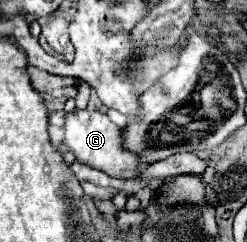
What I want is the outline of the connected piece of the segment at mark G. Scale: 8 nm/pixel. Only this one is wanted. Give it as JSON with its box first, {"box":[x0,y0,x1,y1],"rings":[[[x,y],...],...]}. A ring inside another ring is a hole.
{"box":[64,111,144,179],"rings":[[[80,111],[68,113],[64,123],[64,145],[76,155],[76,161],[102,169],[104,173],[118,179],[138,179],[142,175],[144,159],[132,151],[128,151],[122,143],[122,129],[114,125],[108,115],[100,111]]]}

